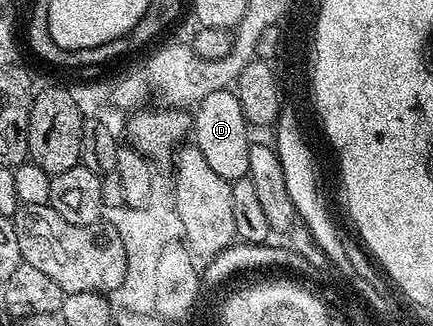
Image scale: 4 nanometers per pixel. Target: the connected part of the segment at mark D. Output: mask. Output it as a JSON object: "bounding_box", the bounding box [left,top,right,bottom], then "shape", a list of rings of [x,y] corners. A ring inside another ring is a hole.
{"bounding_box":[193,87,253,182],"shape":[[[230,87],[214,90],[205,98],[201,98],[193,108],[193,144],[205,154],[205,162],[209,162],[221,178],[232,182],[240,180],[249,170],[249,150],[253,137],[249,133],[249,125],[241,110],[241,102],[235,97]]]}

